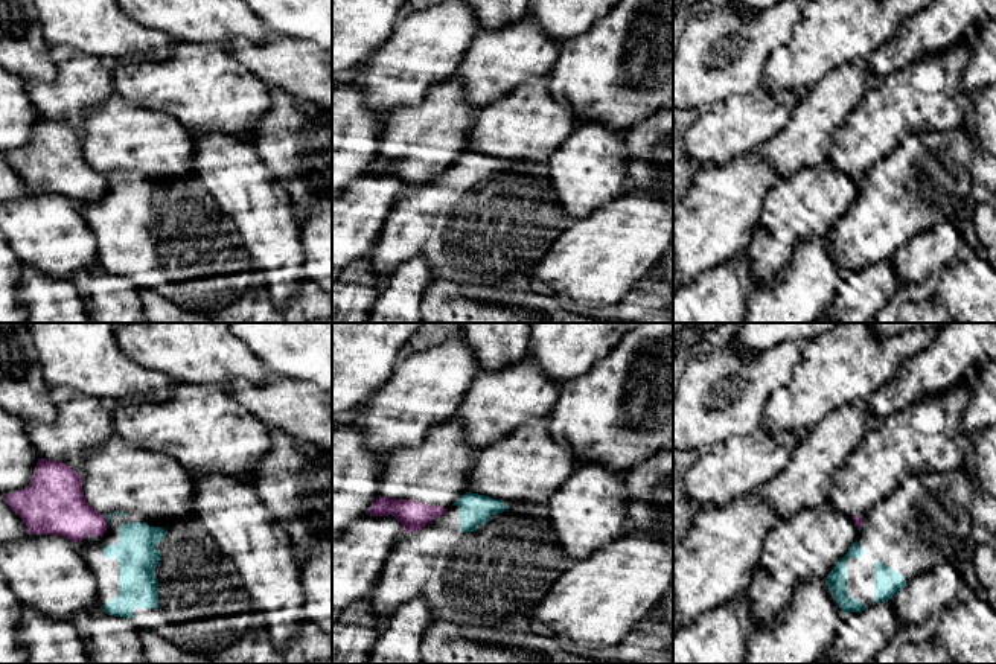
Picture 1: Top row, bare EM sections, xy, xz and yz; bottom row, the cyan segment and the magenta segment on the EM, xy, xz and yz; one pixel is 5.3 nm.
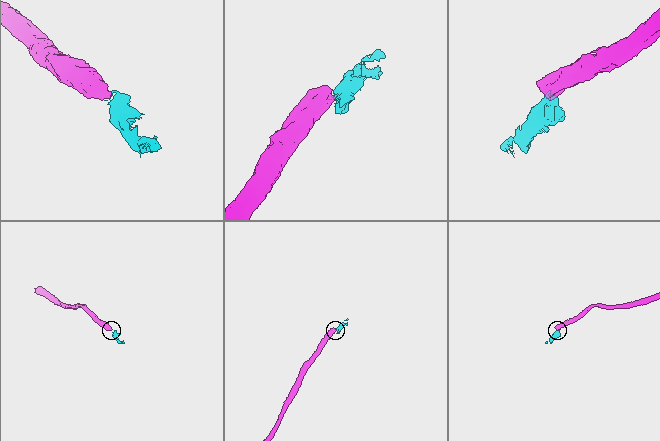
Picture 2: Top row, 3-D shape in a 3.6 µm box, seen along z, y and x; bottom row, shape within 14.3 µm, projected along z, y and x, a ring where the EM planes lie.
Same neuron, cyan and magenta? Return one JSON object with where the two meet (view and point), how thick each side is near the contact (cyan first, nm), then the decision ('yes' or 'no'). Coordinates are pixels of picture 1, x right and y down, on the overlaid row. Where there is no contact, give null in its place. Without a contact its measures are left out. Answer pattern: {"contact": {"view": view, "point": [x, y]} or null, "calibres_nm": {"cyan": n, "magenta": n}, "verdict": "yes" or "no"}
{"contact": {"view": "xy", "point": [107, 520]}, "calibres_nm": {"cyan": 20, "magenta": 280}, "verdict": "no"}

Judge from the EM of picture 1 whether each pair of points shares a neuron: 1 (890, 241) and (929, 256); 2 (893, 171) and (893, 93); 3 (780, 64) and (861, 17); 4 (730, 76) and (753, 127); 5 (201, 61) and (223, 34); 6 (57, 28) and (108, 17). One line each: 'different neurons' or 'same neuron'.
1: different neurons
2: different neurons
3: same neuron
4: different neurons
5: different neurons
6: same neuron

